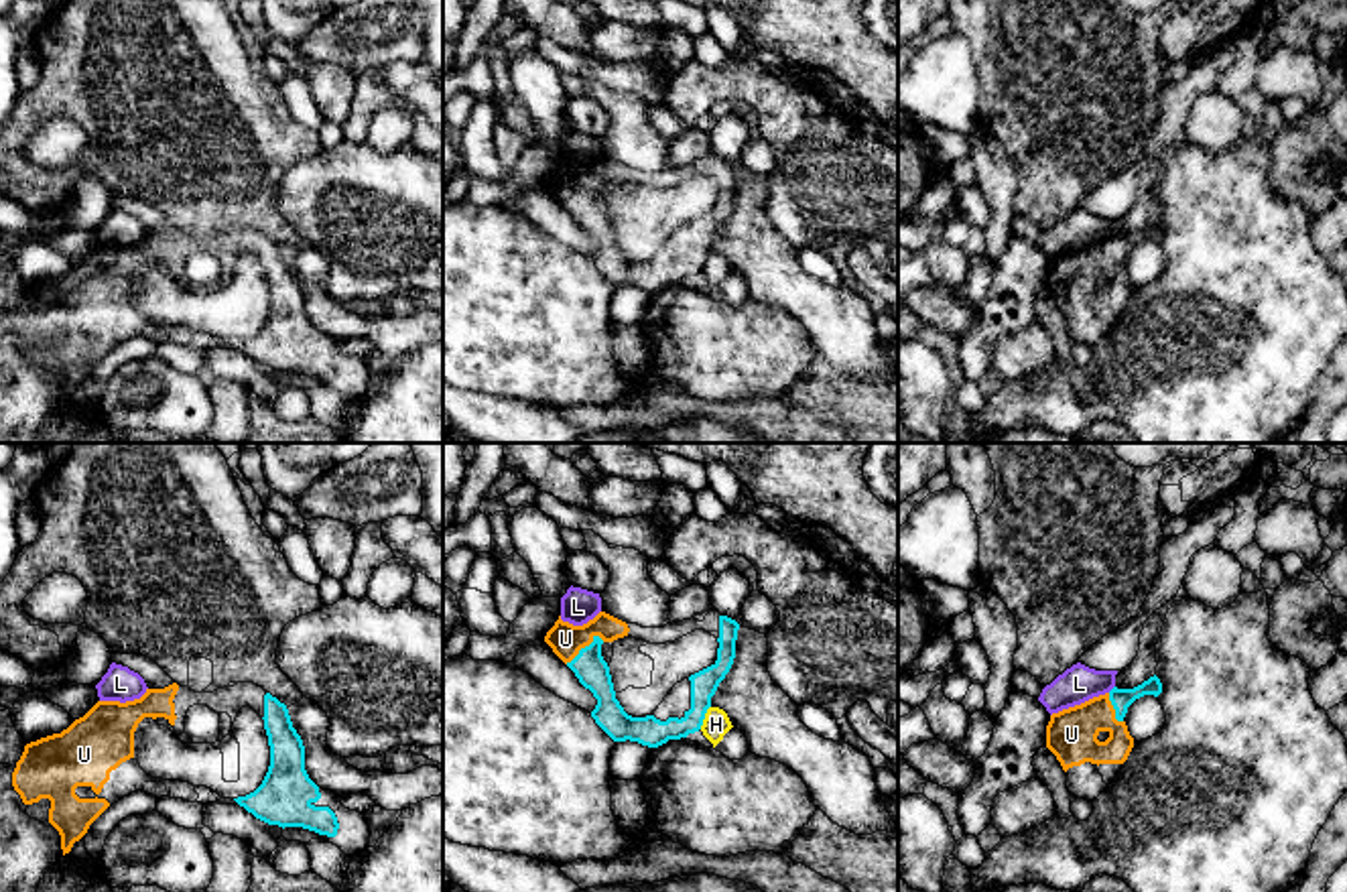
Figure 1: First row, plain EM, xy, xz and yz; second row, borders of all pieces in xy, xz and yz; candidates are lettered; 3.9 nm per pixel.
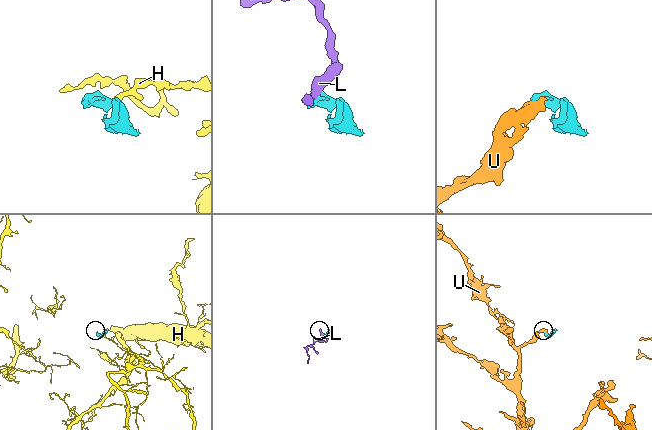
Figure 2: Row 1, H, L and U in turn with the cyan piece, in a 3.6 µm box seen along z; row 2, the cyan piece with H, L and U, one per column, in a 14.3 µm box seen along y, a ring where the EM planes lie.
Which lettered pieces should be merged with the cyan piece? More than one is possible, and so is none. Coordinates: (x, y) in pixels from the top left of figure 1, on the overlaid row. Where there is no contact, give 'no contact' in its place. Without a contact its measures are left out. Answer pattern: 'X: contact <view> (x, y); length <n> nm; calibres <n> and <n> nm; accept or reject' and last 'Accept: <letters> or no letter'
H: contact xz (703, 718); length 100 nm; calibres 120 and 110 nm; reject
L: contact yz (1112, 689); length 40 nm; calibres 80 and 150 nm; reject
U: contact xz (586, 647); length 180 nm; calibres 130 and 130 nm; accept
Accept: U

